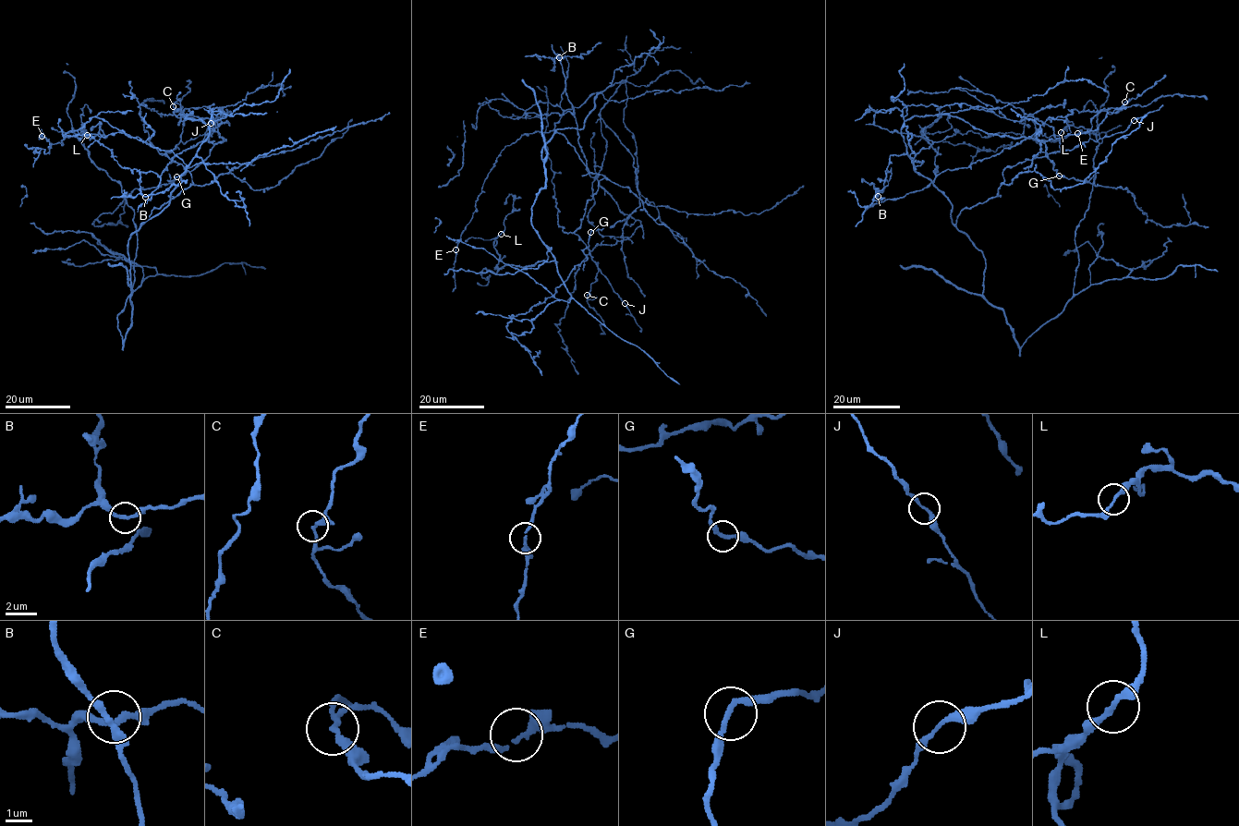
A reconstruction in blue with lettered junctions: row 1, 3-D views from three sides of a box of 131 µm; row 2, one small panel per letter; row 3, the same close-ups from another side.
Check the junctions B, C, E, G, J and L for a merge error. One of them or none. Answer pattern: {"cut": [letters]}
{"cut": []}

